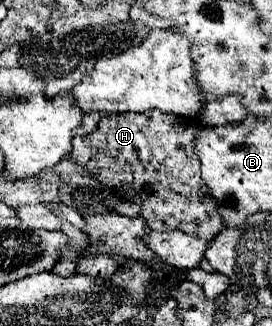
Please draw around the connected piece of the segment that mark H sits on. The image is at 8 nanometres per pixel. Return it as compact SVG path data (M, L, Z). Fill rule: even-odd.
M159 109L145 111L145 113L117 113L105 115L99 121L97 131L85 137L73 137L73 153L69 153L69 161L77 161L77 165L85 165L85 169L105 181L109 187L129 187L127 197L141 199L141 217L145 219L147 227L153 231L165 229L181 229L183 233L205 237L211 241L221 229L221 217L217 205L209 197L209 189L199 175L199 159L193 153L195 147L195 123L187 117L173 117L173 113L161 113Z

